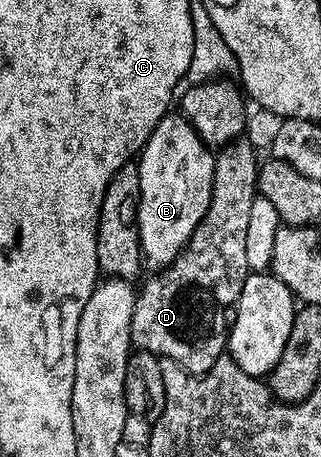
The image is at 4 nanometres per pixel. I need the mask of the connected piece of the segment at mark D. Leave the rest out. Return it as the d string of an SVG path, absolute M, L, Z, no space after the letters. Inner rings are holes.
M239 138L230 144L223 145L218 149L215 156L215 169L213 170L213 186L211 187L211 201L209 208L205 210L205 216L201 218L199 225L193 230L189 242L179 252L177 257L166 268L158 269L143 284L143 289L138 289L133 306L133 318L131 319L131 343L136 349L144 352L151 352L160 358L184 358L183 356L195 356L194 375L203 376L217 362L217 358L224 355L227 346L227 333L229 331L229 313L233 305L238 301L239 292L243 288L243 279L249 275L247 259L245 258L245 226L249 226L249 209L253 206L257 195L257 159L255 160L256 151L246 139Z

